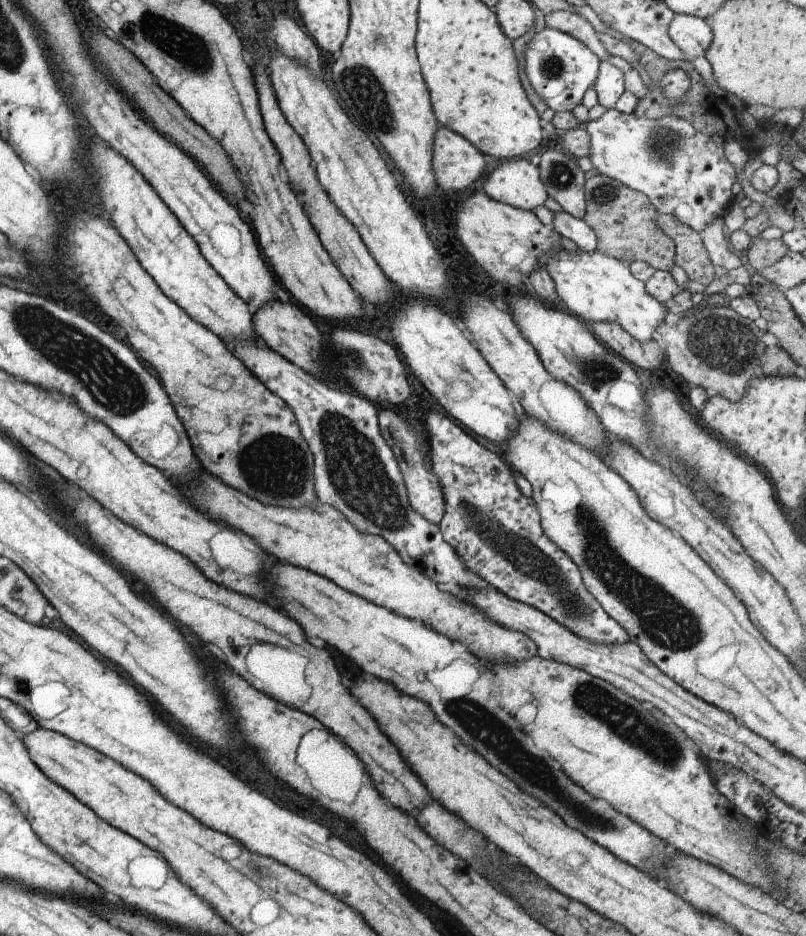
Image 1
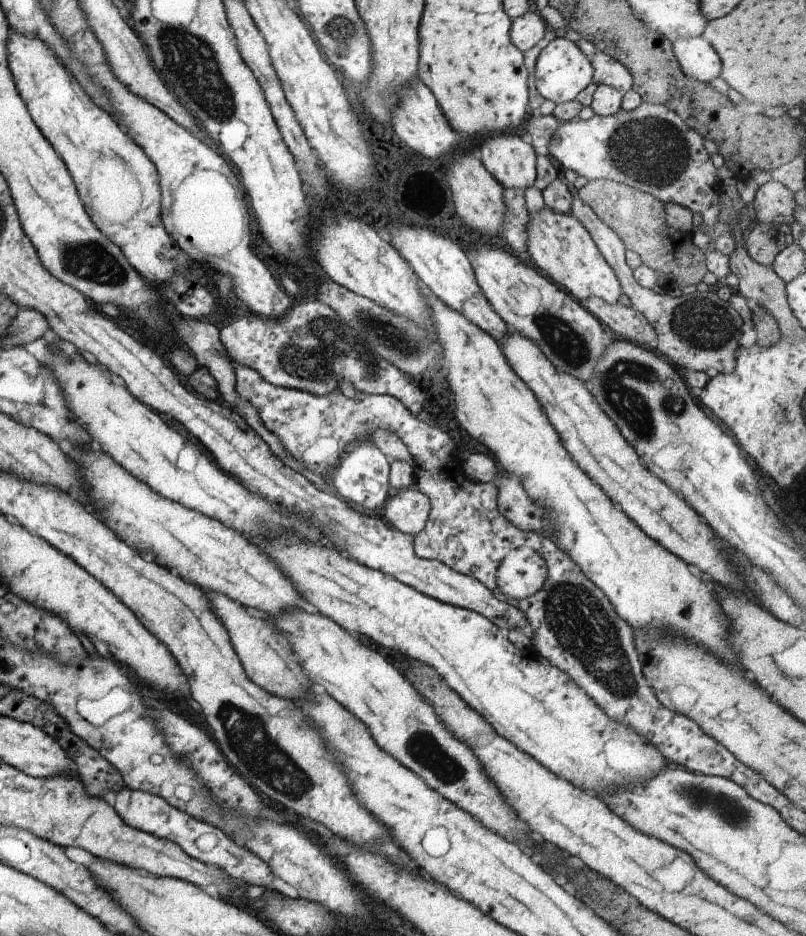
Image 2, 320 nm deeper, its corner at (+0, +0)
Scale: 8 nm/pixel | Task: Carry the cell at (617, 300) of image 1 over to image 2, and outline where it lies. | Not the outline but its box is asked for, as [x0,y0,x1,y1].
[525,206,623,303]

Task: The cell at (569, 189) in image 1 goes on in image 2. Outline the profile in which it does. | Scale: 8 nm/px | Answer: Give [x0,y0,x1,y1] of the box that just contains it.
[571,190,744,374]

